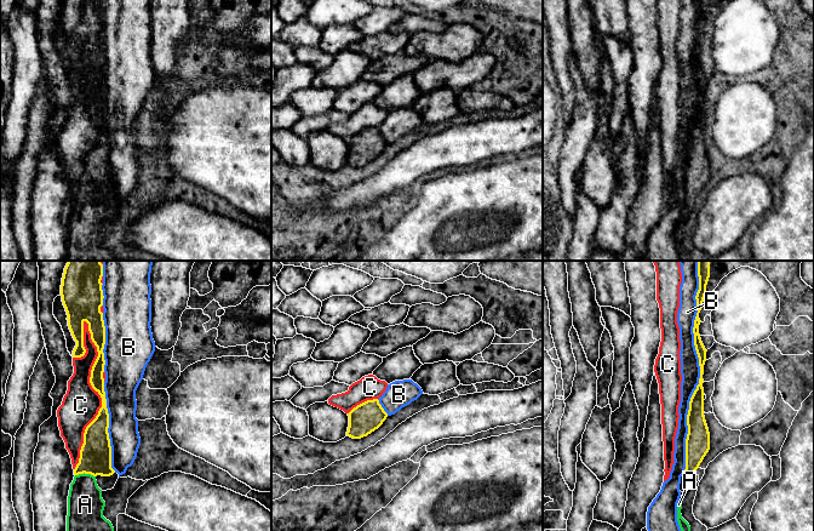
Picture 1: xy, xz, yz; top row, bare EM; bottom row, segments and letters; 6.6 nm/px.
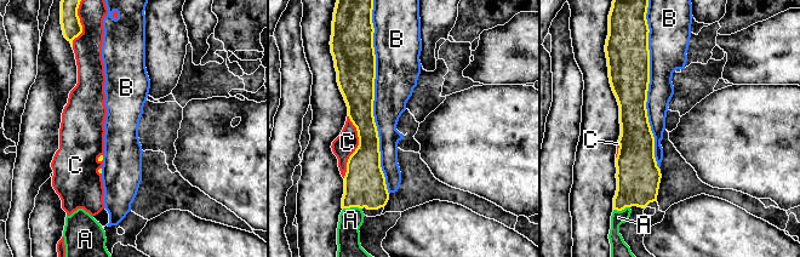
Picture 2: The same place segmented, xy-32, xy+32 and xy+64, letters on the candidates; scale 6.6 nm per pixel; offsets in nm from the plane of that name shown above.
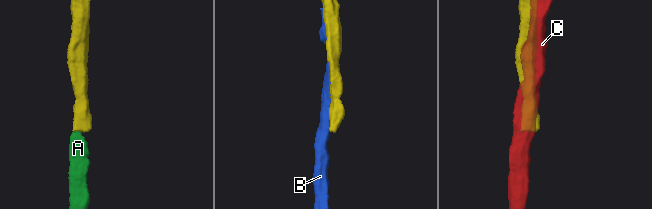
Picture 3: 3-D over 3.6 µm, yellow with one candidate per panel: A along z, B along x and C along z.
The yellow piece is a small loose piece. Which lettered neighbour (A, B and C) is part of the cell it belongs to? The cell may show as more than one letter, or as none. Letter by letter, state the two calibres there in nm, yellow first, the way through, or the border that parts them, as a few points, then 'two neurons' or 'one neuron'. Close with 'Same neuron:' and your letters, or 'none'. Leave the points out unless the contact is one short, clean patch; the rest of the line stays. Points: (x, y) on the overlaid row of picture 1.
A: calibres 200 and 240 nm; way xy (95, 458), (85, 473), (85, 504); one neuron
B: calibres 100 and 130 nm; two neurons
C: calibres 150 and 240 nm; two neurons
Same neuron: A

